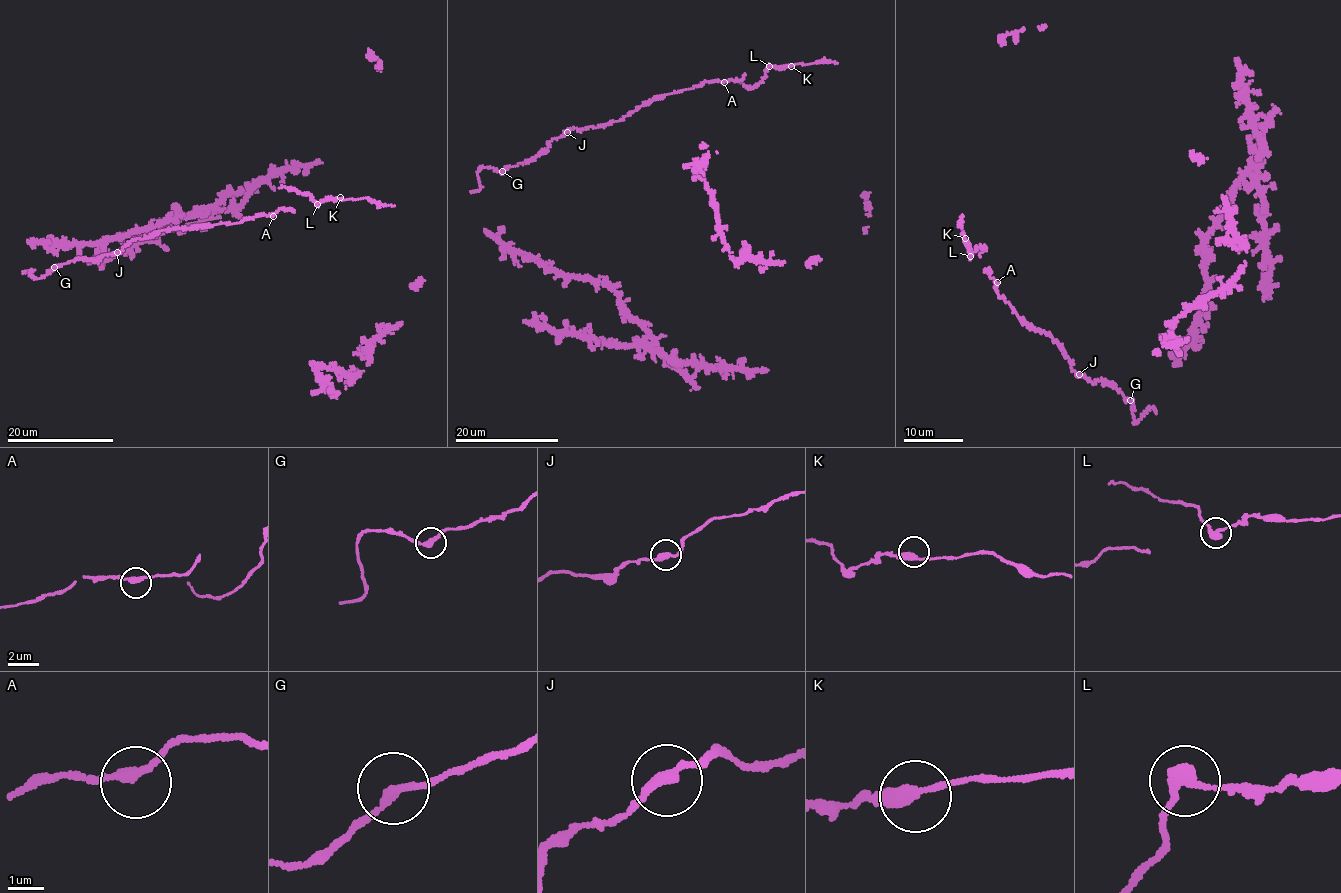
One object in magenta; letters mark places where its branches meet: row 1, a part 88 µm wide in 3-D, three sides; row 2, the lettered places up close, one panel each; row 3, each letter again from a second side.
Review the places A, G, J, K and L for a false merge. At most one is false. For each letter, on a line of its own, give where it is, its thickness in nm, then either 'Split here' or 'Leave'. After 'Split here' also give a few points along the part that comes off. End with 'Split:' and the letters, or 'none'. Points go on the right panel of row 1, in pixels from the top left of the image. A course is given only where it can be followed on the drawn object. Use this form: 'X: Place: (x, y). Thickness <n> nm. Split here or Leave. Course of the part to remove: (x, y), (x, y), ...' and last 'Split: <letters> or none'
A: Place: (997, 282). Thickness 240 nm. Leave
G: Place: (1130, 400). Thickness 240 nm. Leave
J: Place: (1079, 374). Thickness 260 nm. Leave
K: Place: (965, 238). Thickness 320 nm. Leave
L: Place: (970, 256). Thickness 280 nm. Split here. Course of the part to remove: (971, 255), (975, 248), (985, 247), (979, 256)
Split: L

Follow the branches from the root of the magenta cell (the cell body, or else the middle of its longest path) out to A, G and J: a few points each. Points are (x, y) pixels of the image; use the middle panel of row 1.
A: (475, 192), (482, 167), (499, 171), (533, 160), (569, 130), (620, 120), (655, 97), (704, 82), (724, 82)
G: (475, 192), (481, 187), (477, 172), (480, 169), (488, 166), (502, 171)
J: (475, 192), (481, 187), (480, 169), (488, 166), (499, 171), (533, 160), (550, 142), (567, 132)

